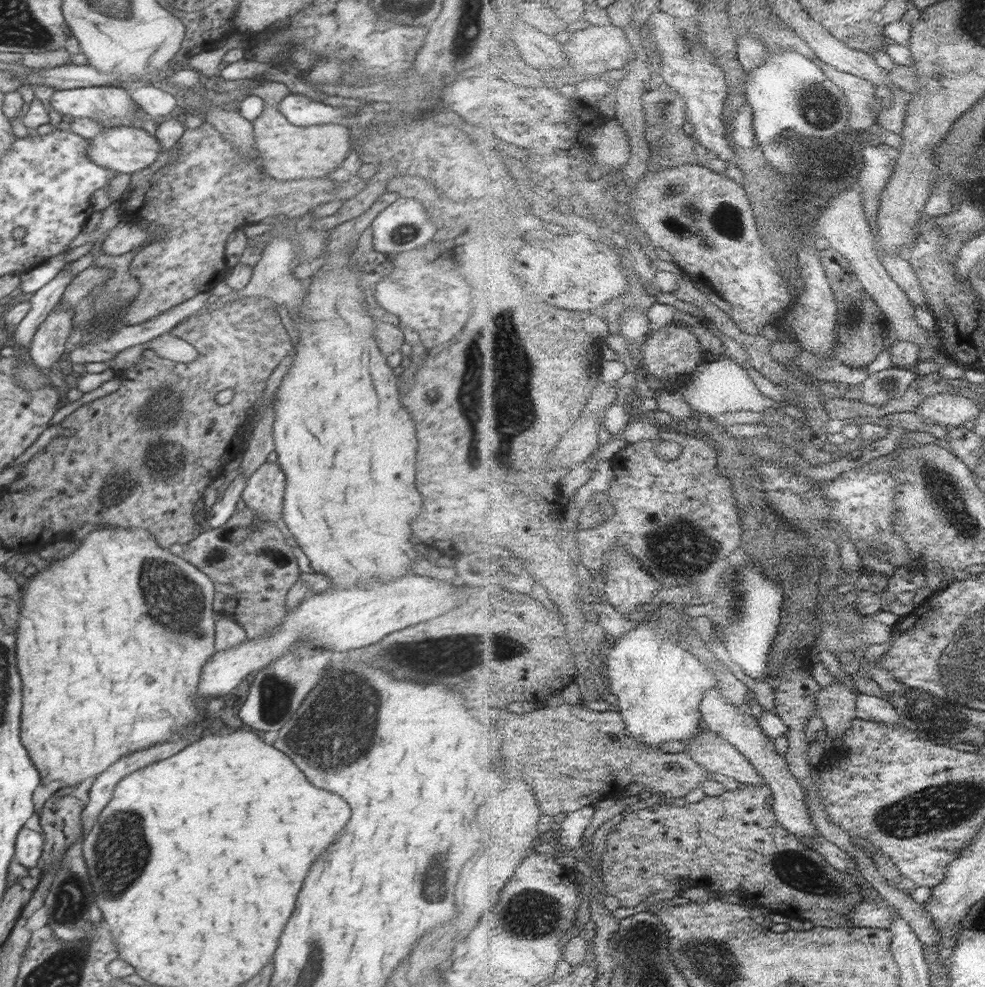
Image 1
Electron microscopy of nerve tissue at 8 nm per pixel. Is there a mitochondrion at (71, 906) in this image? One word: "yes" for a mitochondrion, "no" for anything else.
yes

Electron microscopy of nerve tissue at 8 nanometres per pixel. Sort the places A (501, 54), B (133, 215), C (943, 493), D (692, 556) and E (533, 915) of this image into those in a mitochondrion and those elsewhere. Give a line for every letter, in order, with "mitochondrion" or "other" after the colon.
A: other
B: other
C: mitochondrion
D: mitochondrion
E: mitochondrion

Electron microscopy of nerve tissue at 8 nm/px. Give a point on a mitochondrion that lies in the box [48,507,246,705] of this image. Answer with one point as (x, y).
(175, 605)

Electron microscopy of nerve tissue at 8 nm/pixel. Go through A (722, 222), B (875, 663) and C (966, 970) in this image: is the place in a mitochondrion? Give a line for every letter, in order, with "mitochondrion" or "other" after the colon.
A: mitochondrion
B: other
C: other

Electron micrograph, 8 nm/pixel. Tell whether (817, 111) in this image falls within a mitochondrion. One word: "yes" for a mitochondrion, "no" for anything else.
yes

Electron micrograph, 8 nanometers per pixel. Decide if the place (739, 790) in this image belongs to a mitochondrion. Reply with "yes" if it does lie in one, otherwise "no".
no

